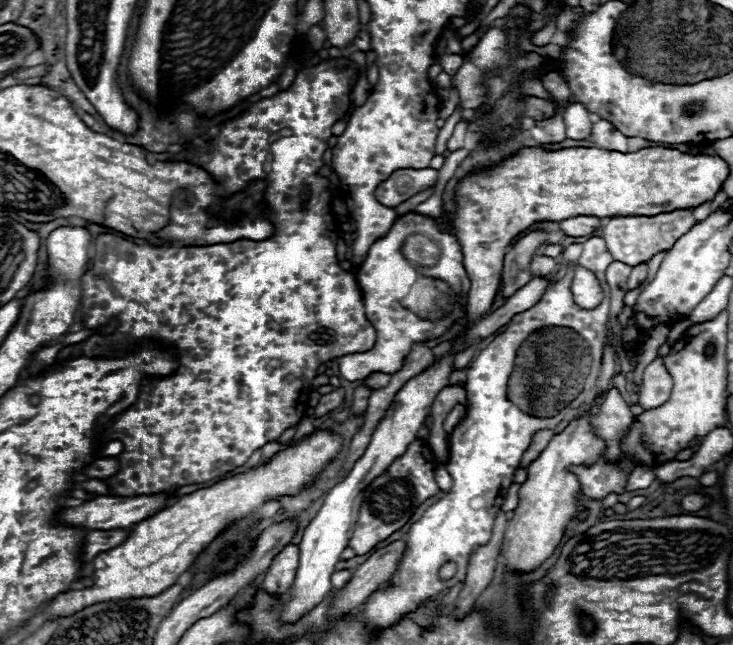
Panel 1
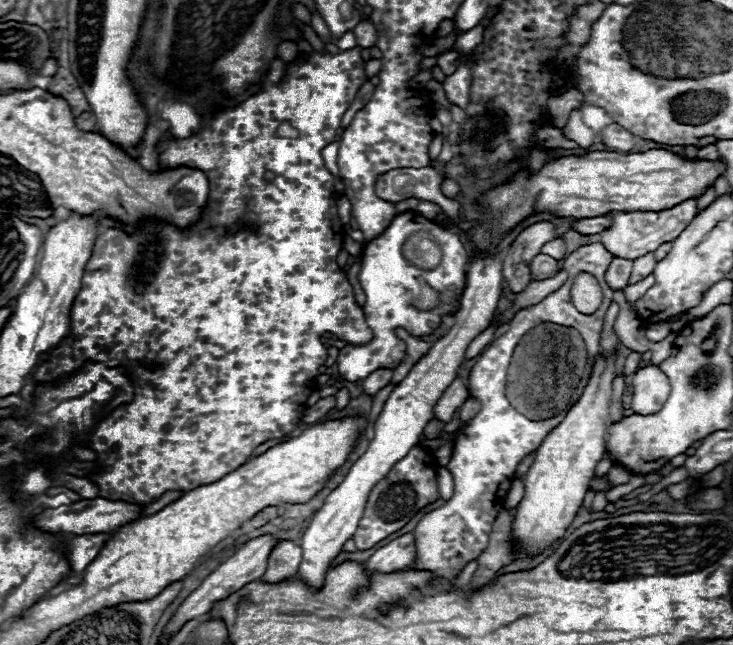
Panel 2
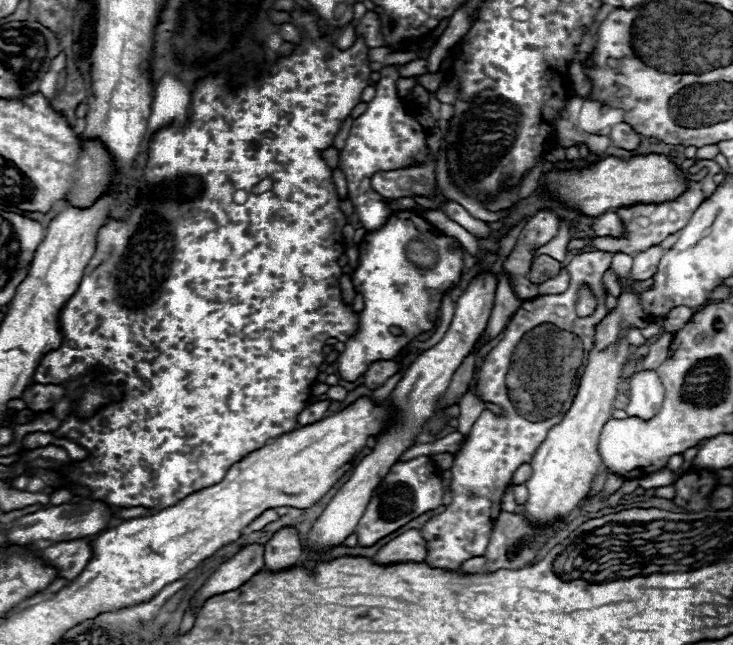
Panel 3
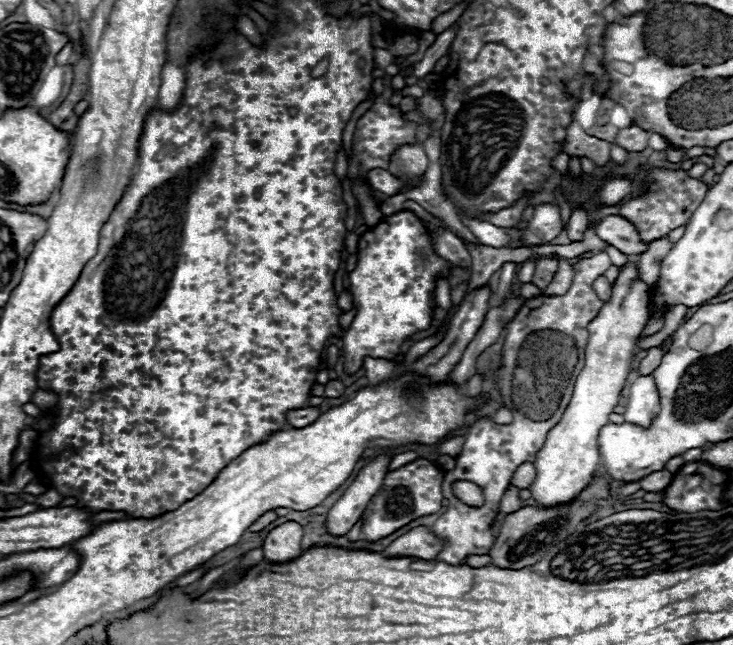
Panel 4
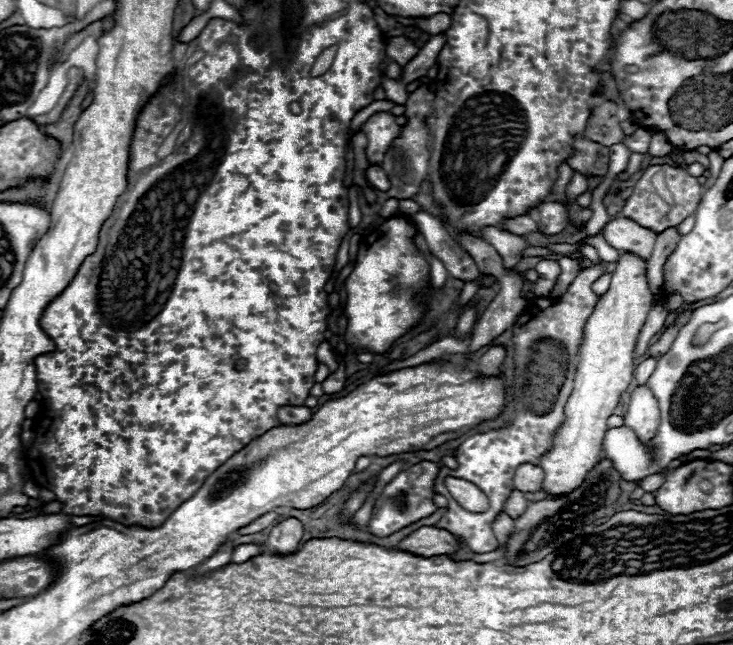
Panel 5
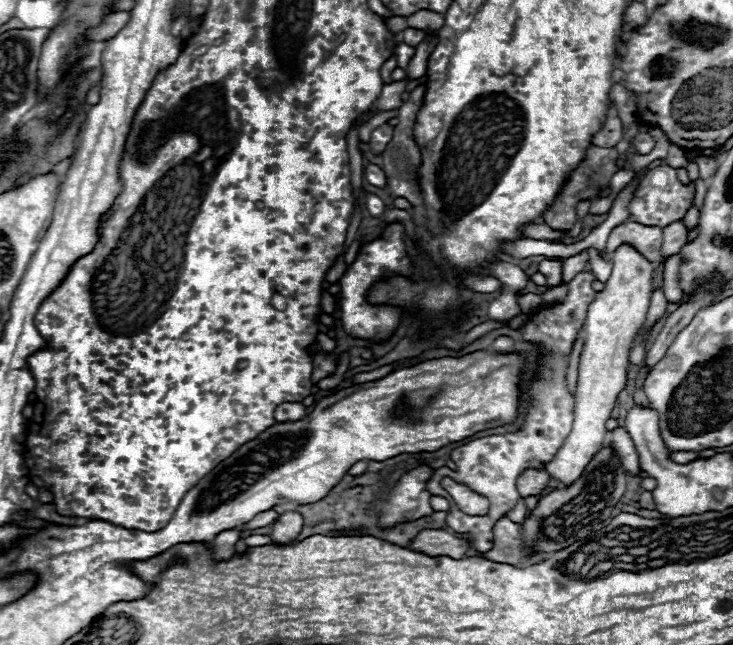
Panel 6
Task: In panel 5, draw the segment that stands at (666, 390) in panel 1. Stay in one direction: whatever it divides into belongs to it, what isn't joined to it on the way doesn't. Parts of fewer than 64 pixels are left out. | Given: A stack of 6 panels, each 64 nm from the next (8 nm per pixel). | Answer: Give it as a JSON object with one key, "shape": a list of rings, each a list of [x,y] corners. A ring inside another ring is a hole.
{"shape":[[[636,386],[630,396],[628,410],[624,414],[624,426],[630,426],[642,442],[648,442],[660,424],[660,410],[658,400],[654,398],[652,390],[644,386]]]}

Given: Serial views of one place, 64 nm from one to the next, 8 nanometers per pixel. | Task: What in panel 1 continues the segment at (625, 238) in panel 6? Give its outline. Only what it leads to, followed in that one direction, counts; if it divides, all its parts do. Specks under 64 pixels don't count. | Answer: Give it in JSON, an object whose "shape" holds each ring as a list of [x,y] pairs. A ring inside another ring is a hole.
{"shape":[[[574,216],[574,218],[562,220],[560,222],[560,230],[566,236],[588,236],[600,224],[602,224],[602,220],[600,218],[594,218],[594,216]]]}

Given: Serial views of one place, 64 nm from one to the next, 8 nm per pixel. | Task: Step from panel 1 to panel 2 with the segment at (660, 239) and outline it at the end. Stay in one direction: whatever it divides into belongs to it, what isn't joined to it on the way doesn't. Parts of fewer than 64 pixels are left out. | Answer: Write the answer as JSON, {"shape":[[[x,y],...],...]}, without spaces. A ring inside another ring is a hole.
{"shape":[[[686,200],[670,210],[660,212],[620,212],[614,214],[612,226],[600,234],[602,236],[600,242],[612,256],[634,260],[648,252],[654,252],[664,242],[676,240],[680,232],[686,230],[686,226],[694,220],[694,216],[696,216],[696,200]]]}

